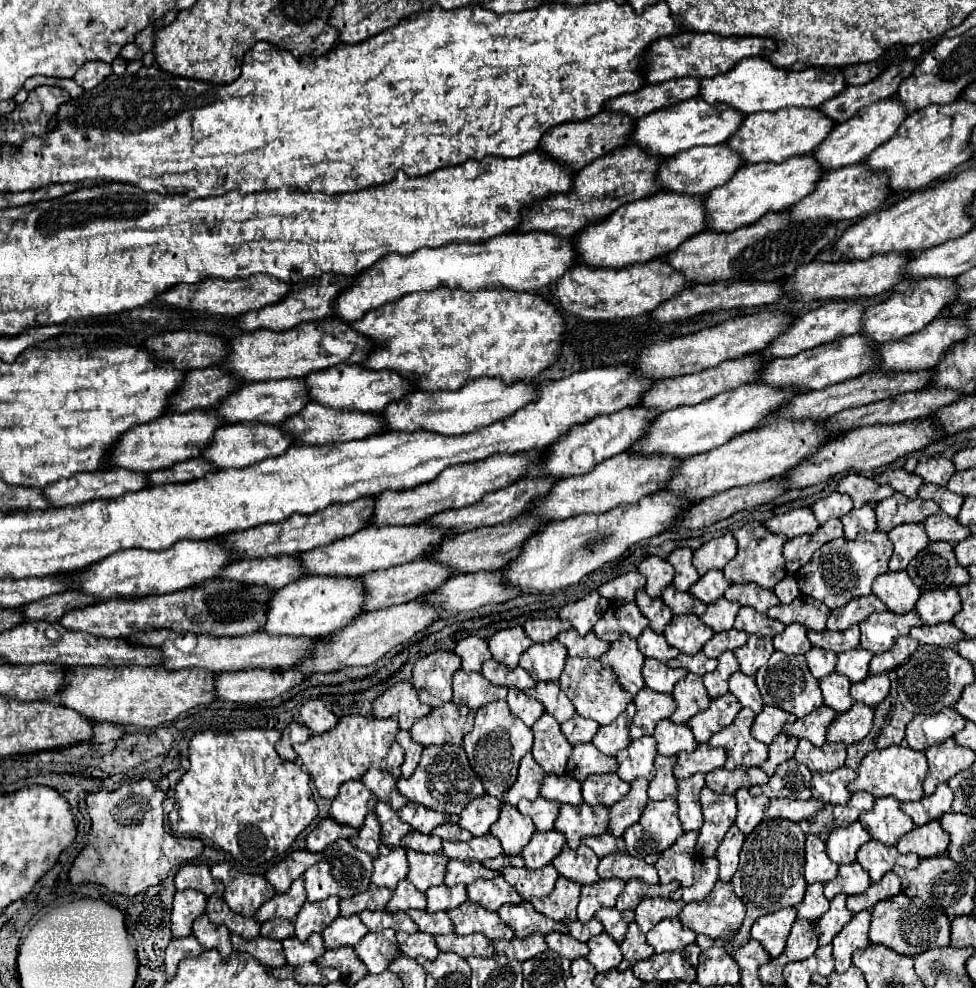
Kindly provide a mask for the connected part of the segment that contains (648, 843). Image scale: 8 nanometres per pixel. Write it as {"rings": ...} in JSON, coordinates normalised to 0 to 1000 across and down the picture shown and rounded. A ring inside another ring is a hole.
{"rings":[[[665,810],[655,832],[644,836],[638,844],[642,854],[642,864],[671,874],[673,868],[700,844],[698,832],[694,828],[694,810]]]}

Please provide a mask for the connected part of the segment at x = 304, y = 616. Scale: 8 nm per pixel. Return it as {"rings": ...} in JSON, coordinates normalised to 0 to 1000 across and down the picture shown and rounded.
{"rings":[[[310,583],[304,589],[294,591],[282,599],[274,617],[272,640],[276,642],[298,642],[298,644],[335,644],[343,638],[362,630],[372,619],[374,593],[370,585],[356,583]]]}

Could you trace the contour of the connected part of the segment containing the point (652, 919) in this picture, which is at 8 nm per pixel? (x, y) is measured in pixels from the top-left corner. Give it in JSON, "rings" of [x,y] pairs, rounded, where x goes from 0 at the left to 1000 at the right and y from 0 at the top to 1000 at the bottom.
{"rings":[[[661,909],[651,919],[651,933],[655,935],[657,943],[663,945],[669,937],[673,937],[681,929],[692,929],[696,921],[700,921],[702,913],[690,913],[685,909]]]}

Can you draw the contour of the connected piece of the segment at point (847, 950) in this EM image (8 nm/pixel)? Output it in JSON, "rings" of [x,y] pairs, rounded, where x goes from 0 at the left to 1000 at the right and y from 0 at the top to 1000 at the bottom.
{"rings":[[[878,923],[872,933],[853,949],[856,984],[866,984],[872,978],[872,966],[890,957],[890,933],[892,923]]]}

